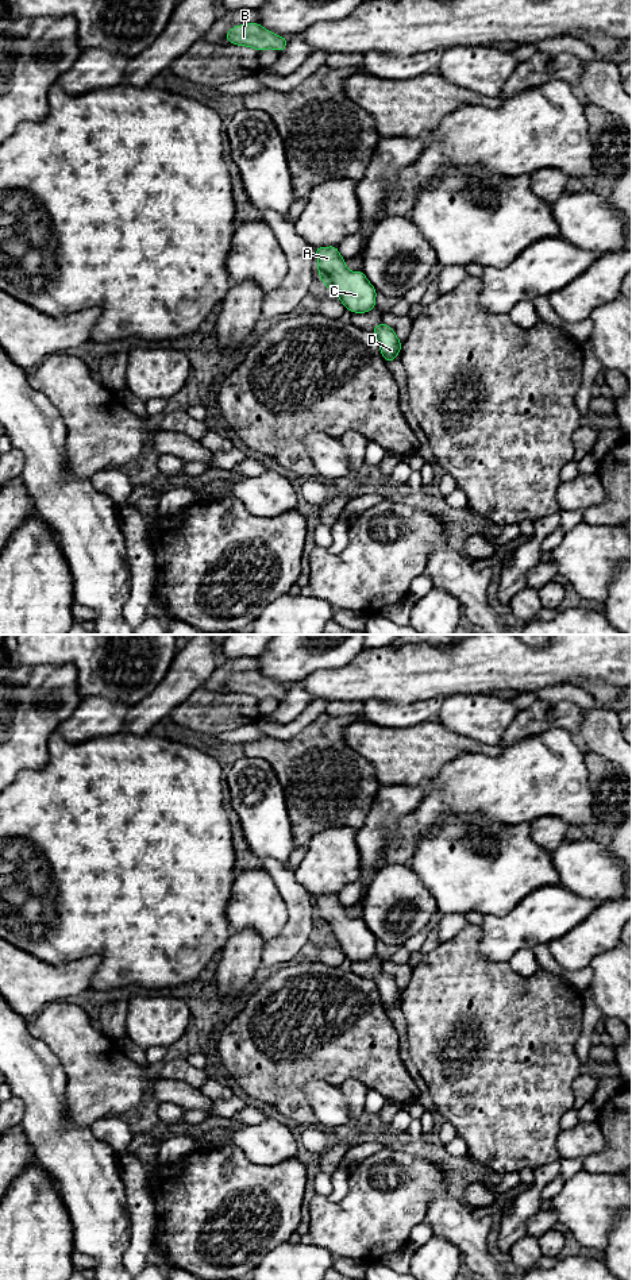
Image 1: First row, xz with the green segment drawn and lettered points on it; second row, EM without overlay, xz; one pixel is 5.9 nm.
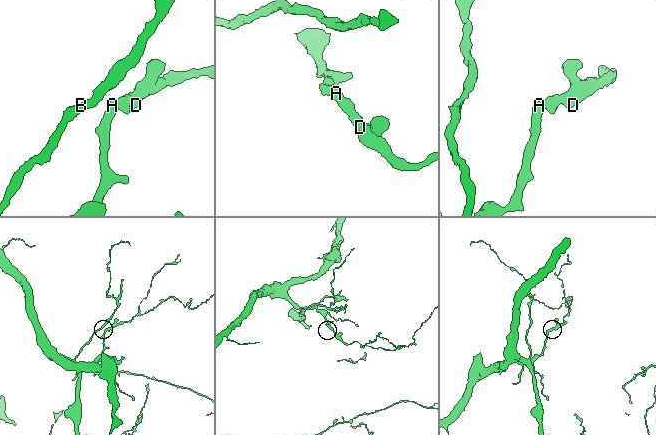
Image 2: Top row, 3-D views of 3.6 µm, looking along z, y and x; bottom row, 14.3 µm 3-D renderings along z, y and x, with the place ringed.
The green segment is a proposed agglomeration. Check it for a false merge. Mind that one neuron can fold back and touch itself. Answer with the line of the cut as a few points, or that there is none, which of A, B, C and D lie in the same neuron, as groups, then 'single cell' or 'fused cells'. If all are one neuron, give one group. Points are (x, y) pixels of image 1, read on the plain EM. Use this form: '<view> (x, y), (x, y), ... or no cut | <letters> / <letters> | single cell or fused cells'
no cut | A B C D | single cell

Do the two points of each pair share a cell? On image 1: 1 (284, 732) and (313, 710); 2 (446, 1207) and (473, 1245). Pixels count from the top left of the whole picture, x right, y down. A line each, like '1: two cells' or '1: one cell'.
1: one cell
2: one cell

